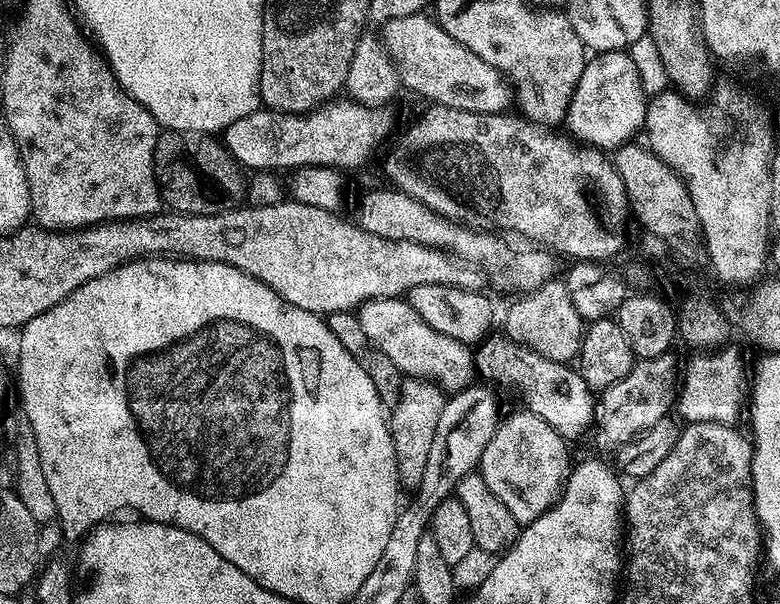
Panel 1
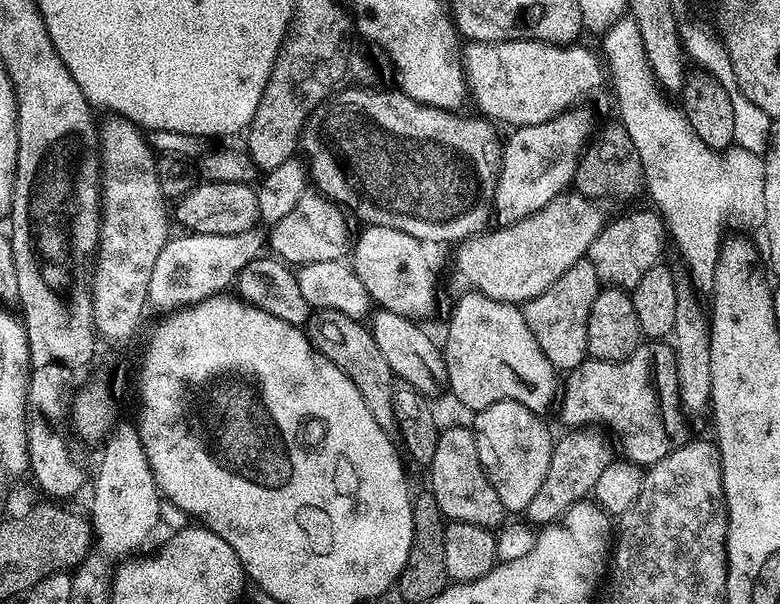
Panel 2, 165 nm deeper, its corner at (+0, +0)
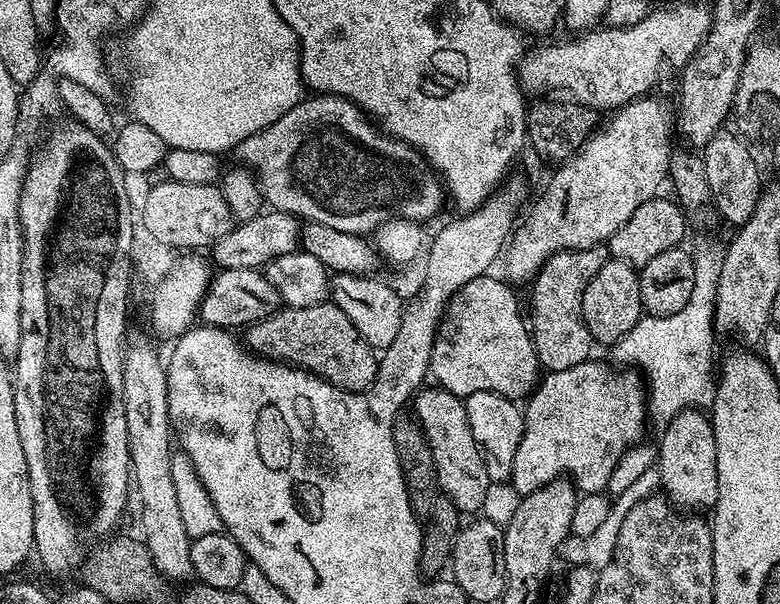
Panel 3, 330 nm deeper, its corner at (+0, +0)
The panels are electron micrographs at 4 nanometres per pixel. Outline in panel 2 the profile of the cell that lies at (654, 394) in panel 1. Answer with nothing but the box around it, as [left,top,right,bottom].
[526,426,614,526]

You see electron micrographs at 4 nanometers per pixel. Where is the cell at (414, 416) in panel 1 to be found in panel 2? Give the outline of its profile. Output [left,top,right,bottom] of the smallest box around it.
[370,310,448,398]

